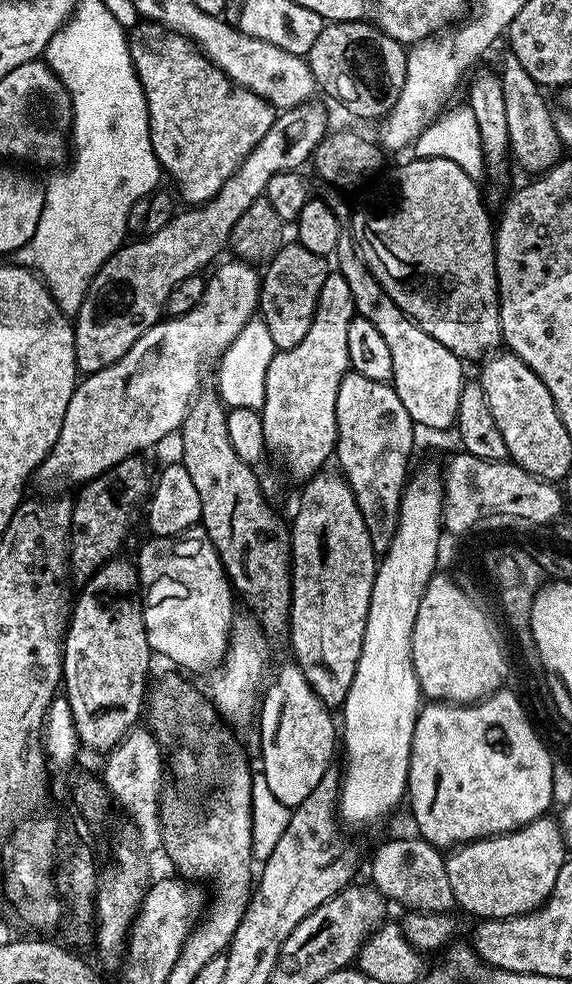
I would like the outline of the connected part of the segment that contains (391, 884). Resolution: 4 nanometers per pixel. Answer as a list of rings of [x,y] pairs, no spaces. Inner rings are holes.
[[[423,838],[416,840],[388,840],[372,856],[371,883],[388,897],[389,901],[401,900],[408,910],[417,912],[447,912],[456,903],[450,878],[446,878],[445,857]]]

